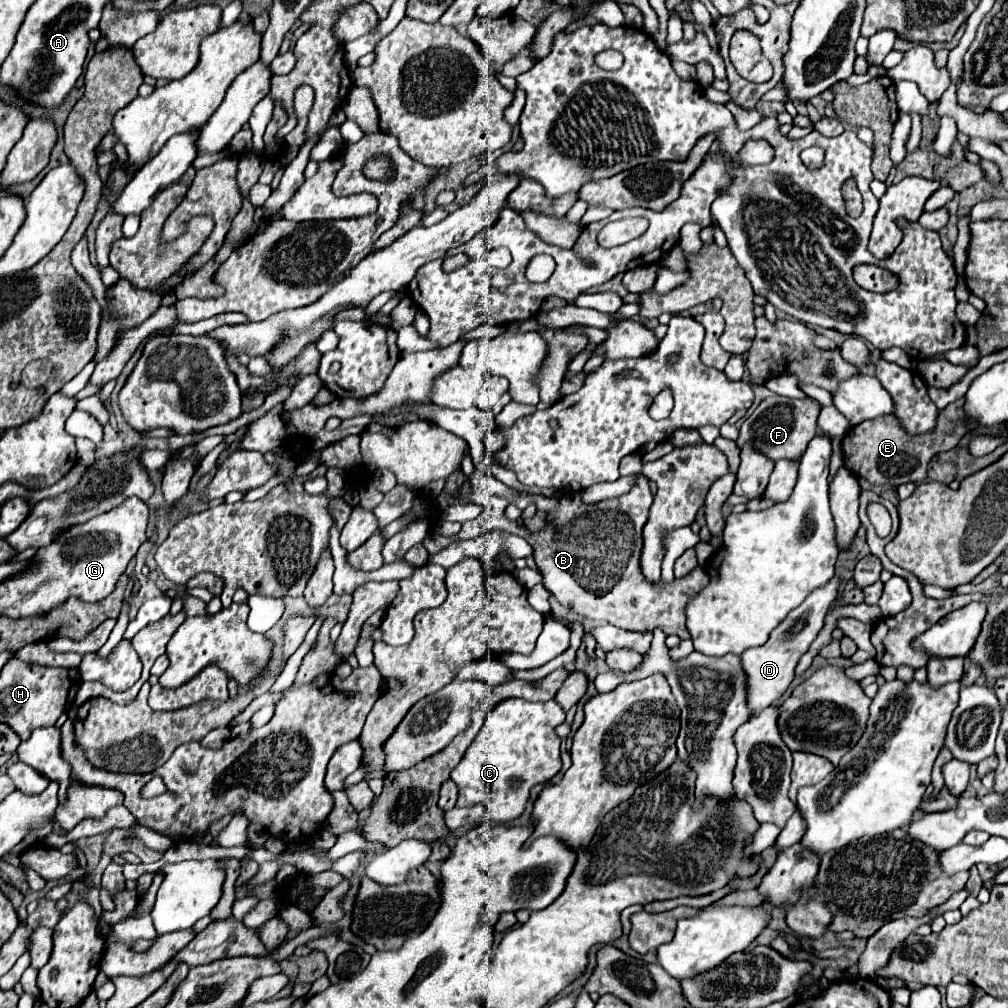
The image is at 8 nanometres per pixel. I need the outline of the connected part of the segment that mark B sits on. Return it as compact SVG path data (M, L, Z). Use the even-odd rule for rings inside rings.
M636 482L634 488L618 498L602 500L596 504L582 504L580 494L568 494L560 498L558 510L548 516L550 522L544 532L532 534L530 544L534 546L534 556L538 570L544 574L544 584L550 588L550 592L556 596L556 600L580 616L586 616L590 620L604 620L610 622L622 630L654 630L660 626L666 634L678 634L682 640L690 638L690 632L686 632L686 604L698 596L698 592L710 582L710 578L704 567L698 566L690 574L683 578L675 579L672 584L650 584L644 580L638 558L642 550L642 526L648 520L648 510L652 506L652 494L648 482ZM578 578L596 578L596 582L610 582L606 590L600 588L584 588Z

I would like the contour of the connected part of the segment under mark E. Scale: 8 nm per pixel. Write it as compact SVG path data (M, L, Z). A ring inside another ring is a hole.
M957 400L940 410L934 432L928 432L926 436L910 436L906 428L902 428L898 420L894 420L894 416L884 416L852 426L842 440L844 466L854 472L854 476L866 478L870 484L888 484L896 488L904 482L922 482L926 478L926 466L932 456L956 448L956 444L968 430L962 426L962 412L958 412L960 404L962 400Z

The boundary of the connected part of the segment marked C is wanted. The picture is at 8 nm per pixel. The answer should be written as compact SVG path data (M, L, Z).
M502 700L488 714L484 728L450 774L459 789L456 806L484 804L488 818L494 822L510 822L518 818L526 806L530 788L550 780L560 770L560 738L554 734L554 728L564 720L566 712L556 700Z

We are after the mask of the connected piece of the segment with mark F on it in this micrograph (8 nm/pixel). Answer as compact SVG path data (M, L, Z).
M784 396L764 398L740 428L740 448L750 444L754 450L762 452L774 462L782 458L798 460L818 430L816 426L818 408L820 408L818 402L812 402L812 400L792 400Z

